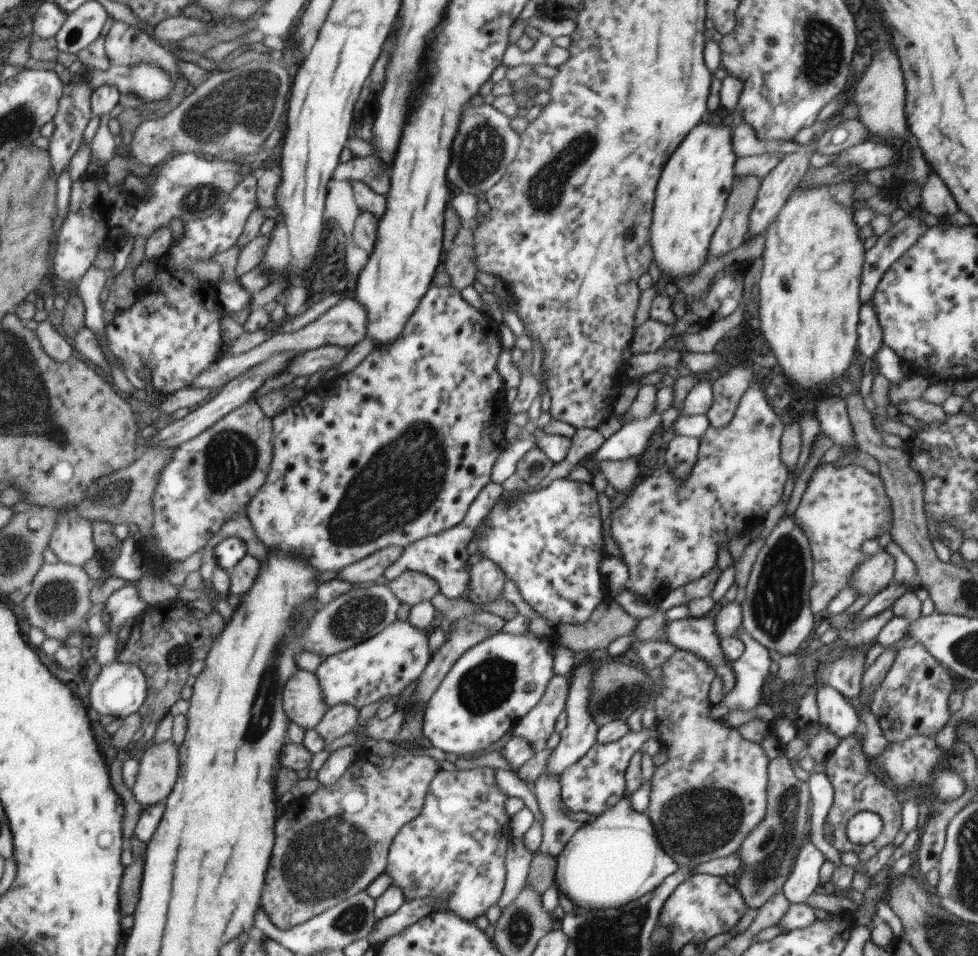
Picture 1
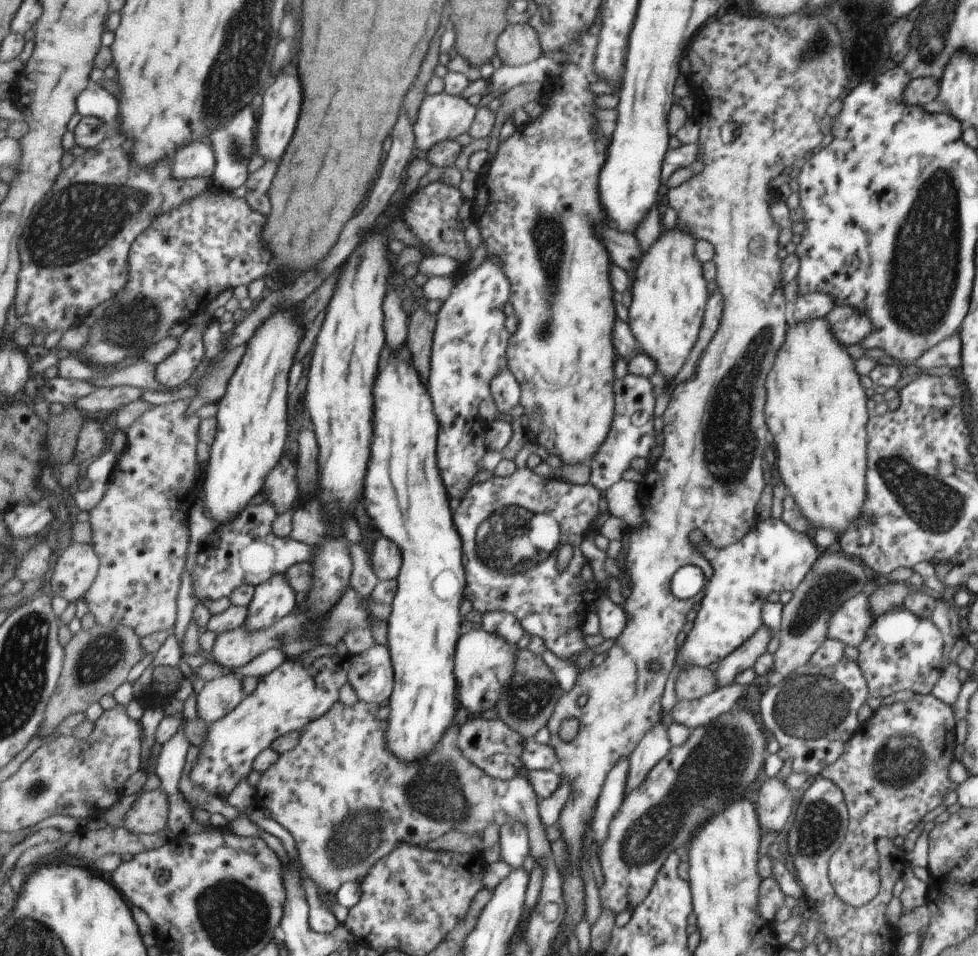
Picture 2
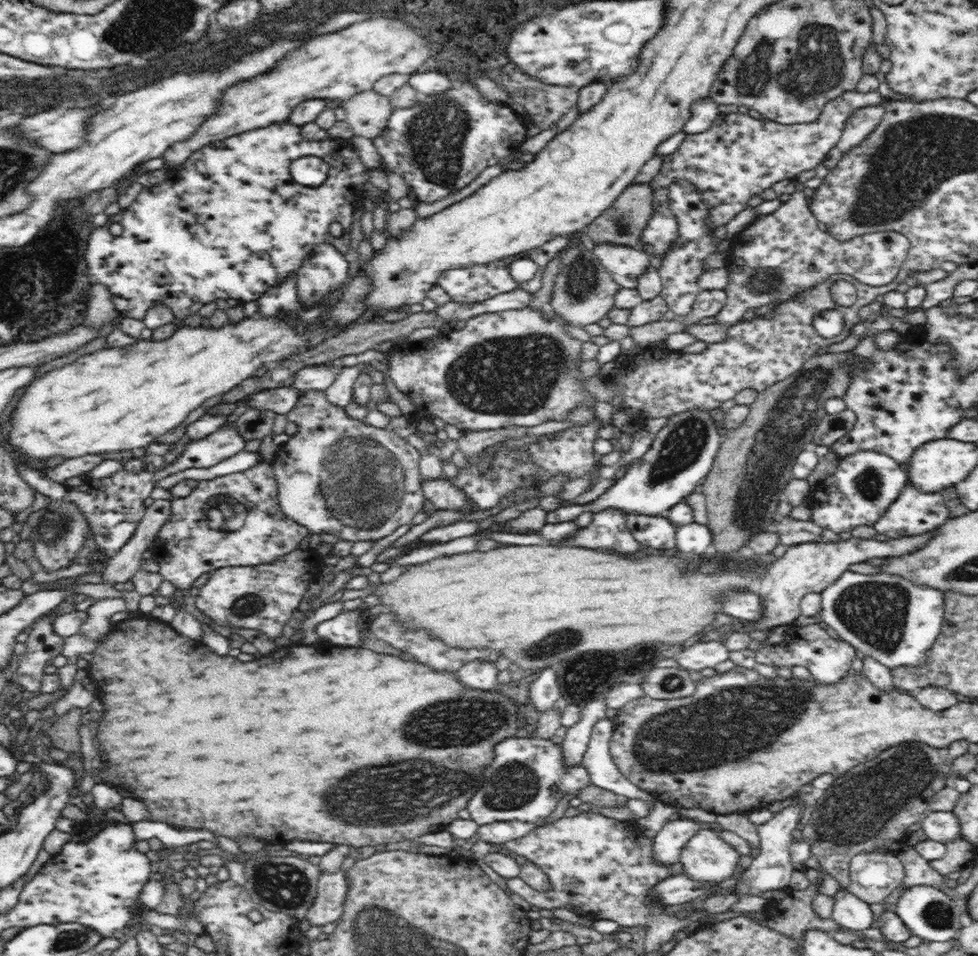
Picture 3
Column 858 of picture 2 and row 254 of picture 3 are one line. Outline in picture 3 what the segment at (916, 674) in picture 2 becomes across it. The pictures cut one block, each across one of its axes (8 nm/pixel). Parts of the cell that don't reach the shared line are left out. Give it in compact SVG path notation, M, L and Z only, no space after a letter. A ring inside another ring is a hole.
M883 89L861 94L849 91L826 104L820 118L813 123L785 125L774 121L754 120L744 114L720 114L715 125L698 134L687 134L672 154L663 156L660 170L651 182L652 218L644 226L642 240L634 249L648 258L652 255L662 260L675 249L679 239L679 222L669 207L669 188L686 180L702 193L700 199L708 207L704 227L708 233L730 222L748 207L753 196L772 188L778 182L794 182L796 176L822 166L828 152L837 146L846 121L854 110L883 104Z

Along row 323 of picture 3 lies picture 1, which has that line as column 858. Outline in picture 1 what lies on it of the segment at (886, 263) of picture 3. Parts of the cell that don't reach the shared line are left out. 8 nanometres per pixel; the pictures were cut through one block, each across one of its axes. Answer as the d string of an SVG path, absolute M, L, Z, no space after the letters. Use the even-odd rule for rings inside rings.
M823 684L816 692L815 699L819 713L816 722L819 726L826 728L840 740L846 737L862 737L865 734L856 710L836 689Z

